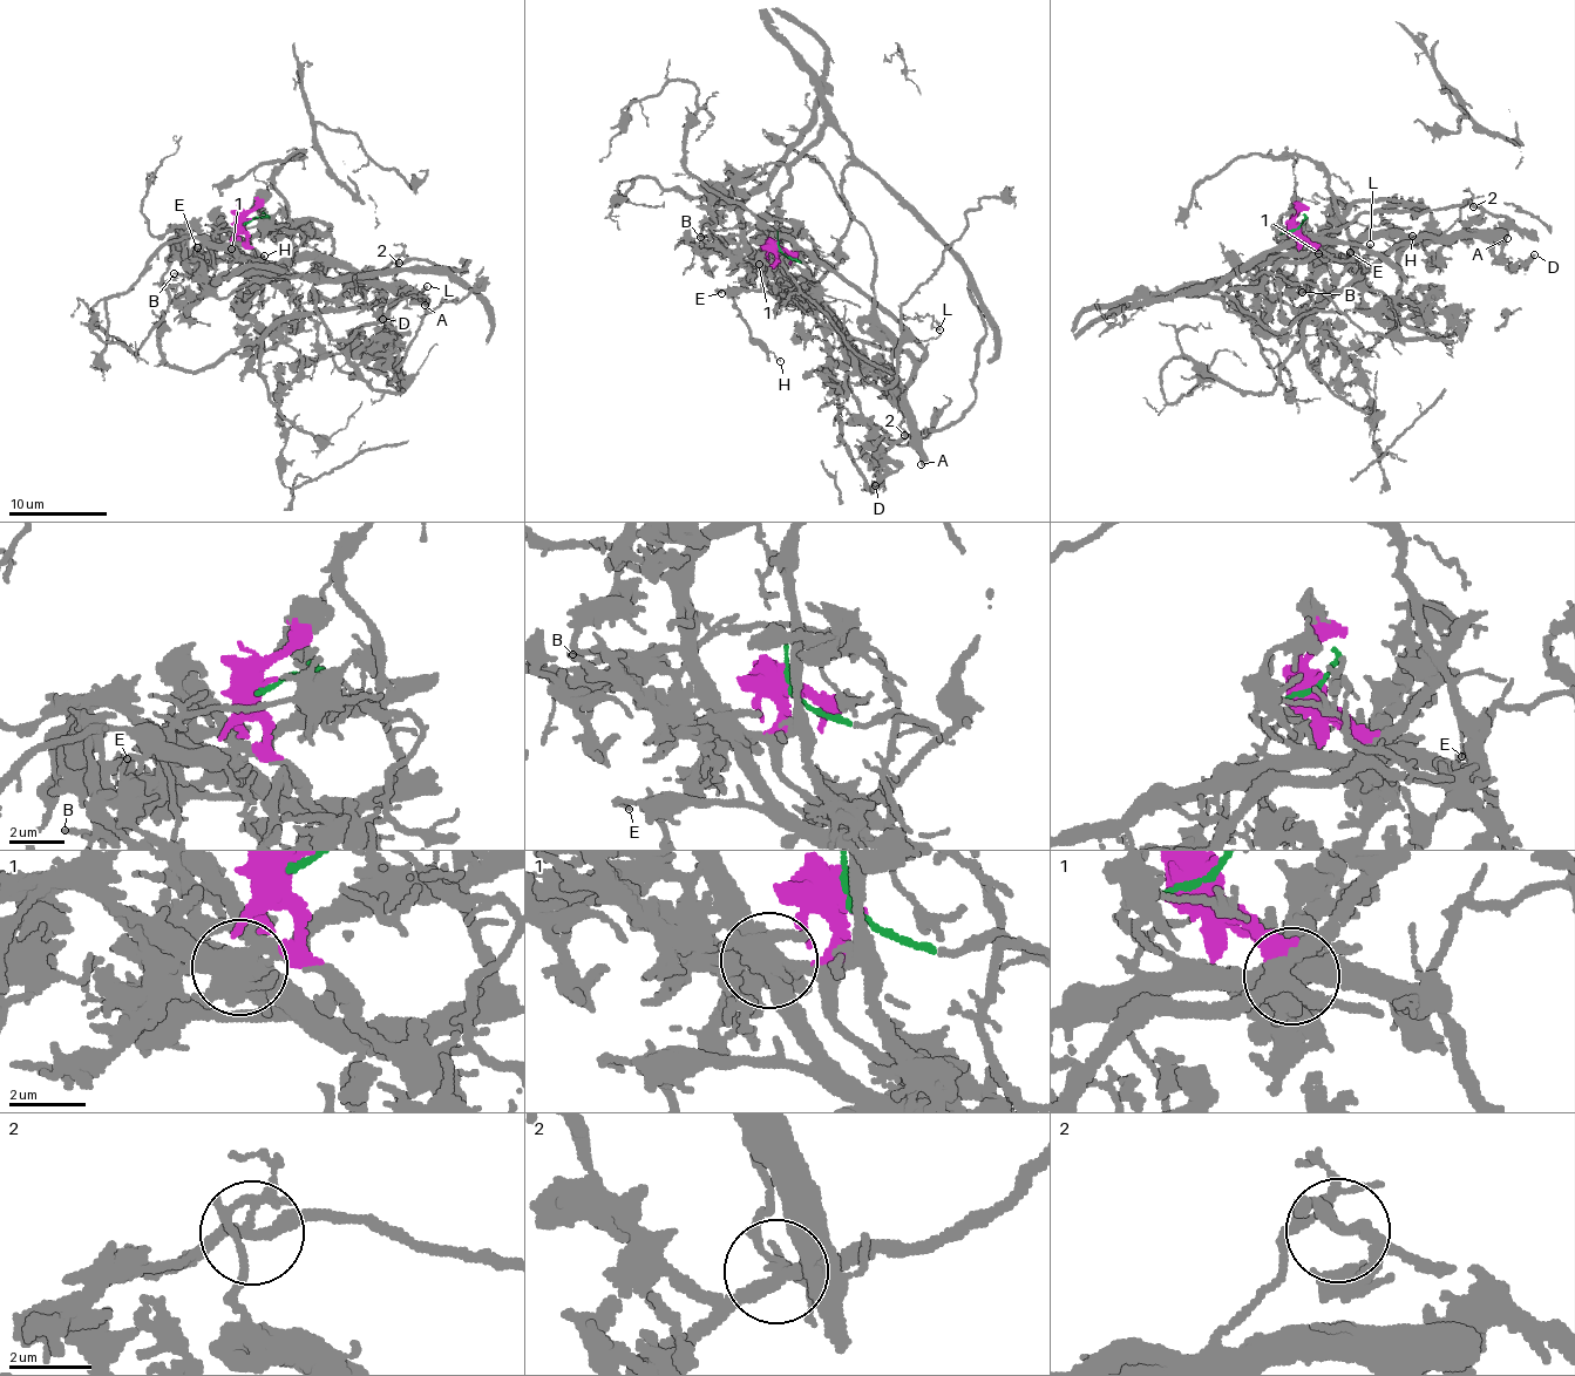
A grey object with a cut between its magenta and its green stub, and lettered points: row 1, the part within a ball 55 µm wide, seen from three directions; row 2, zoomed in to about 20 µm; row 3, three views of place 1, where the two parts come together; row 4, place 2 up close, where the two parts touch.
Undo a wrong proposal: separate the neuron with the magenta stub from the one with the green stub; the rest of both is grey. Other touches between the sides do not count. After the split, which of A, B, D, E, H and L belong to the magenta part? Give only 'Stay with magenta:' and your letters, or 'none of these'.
Stay with magenta: B, D

